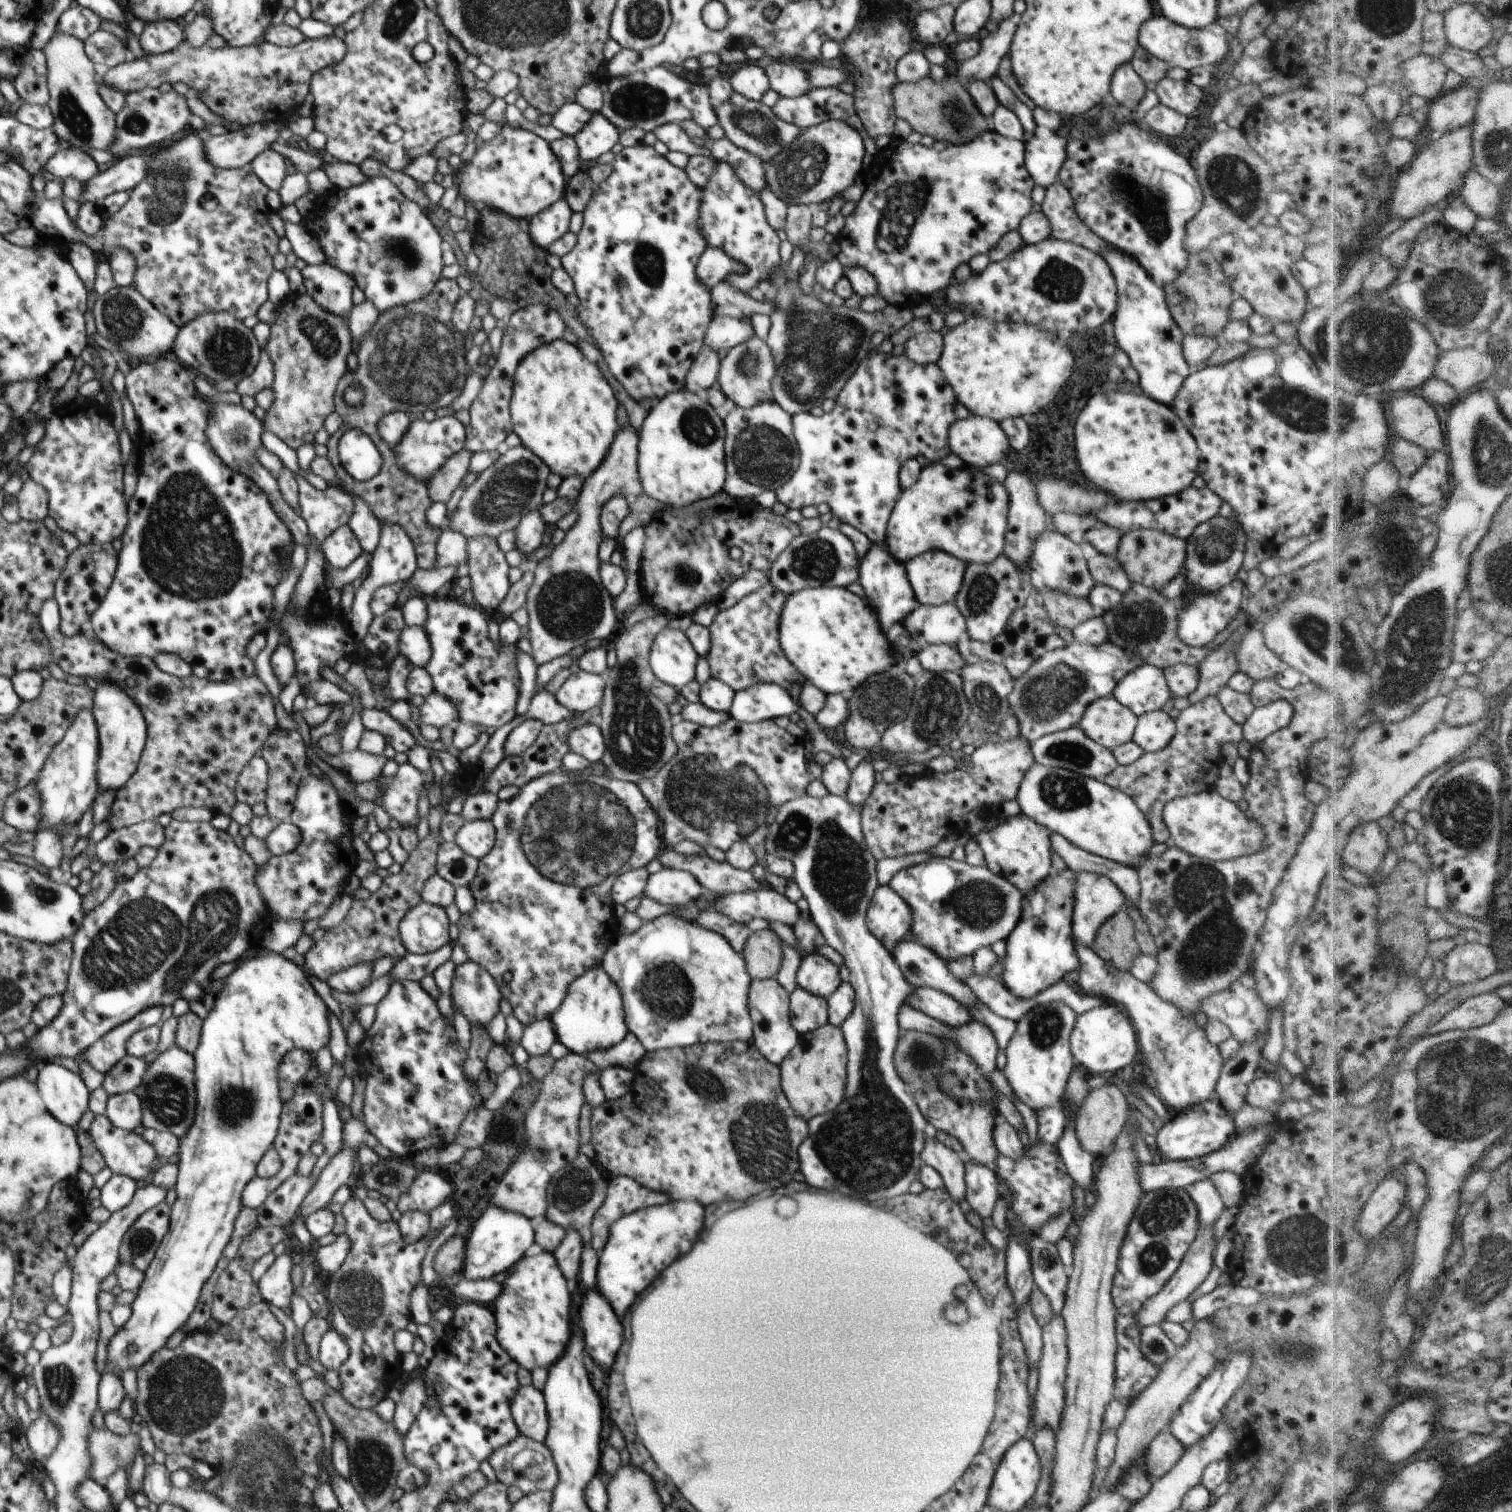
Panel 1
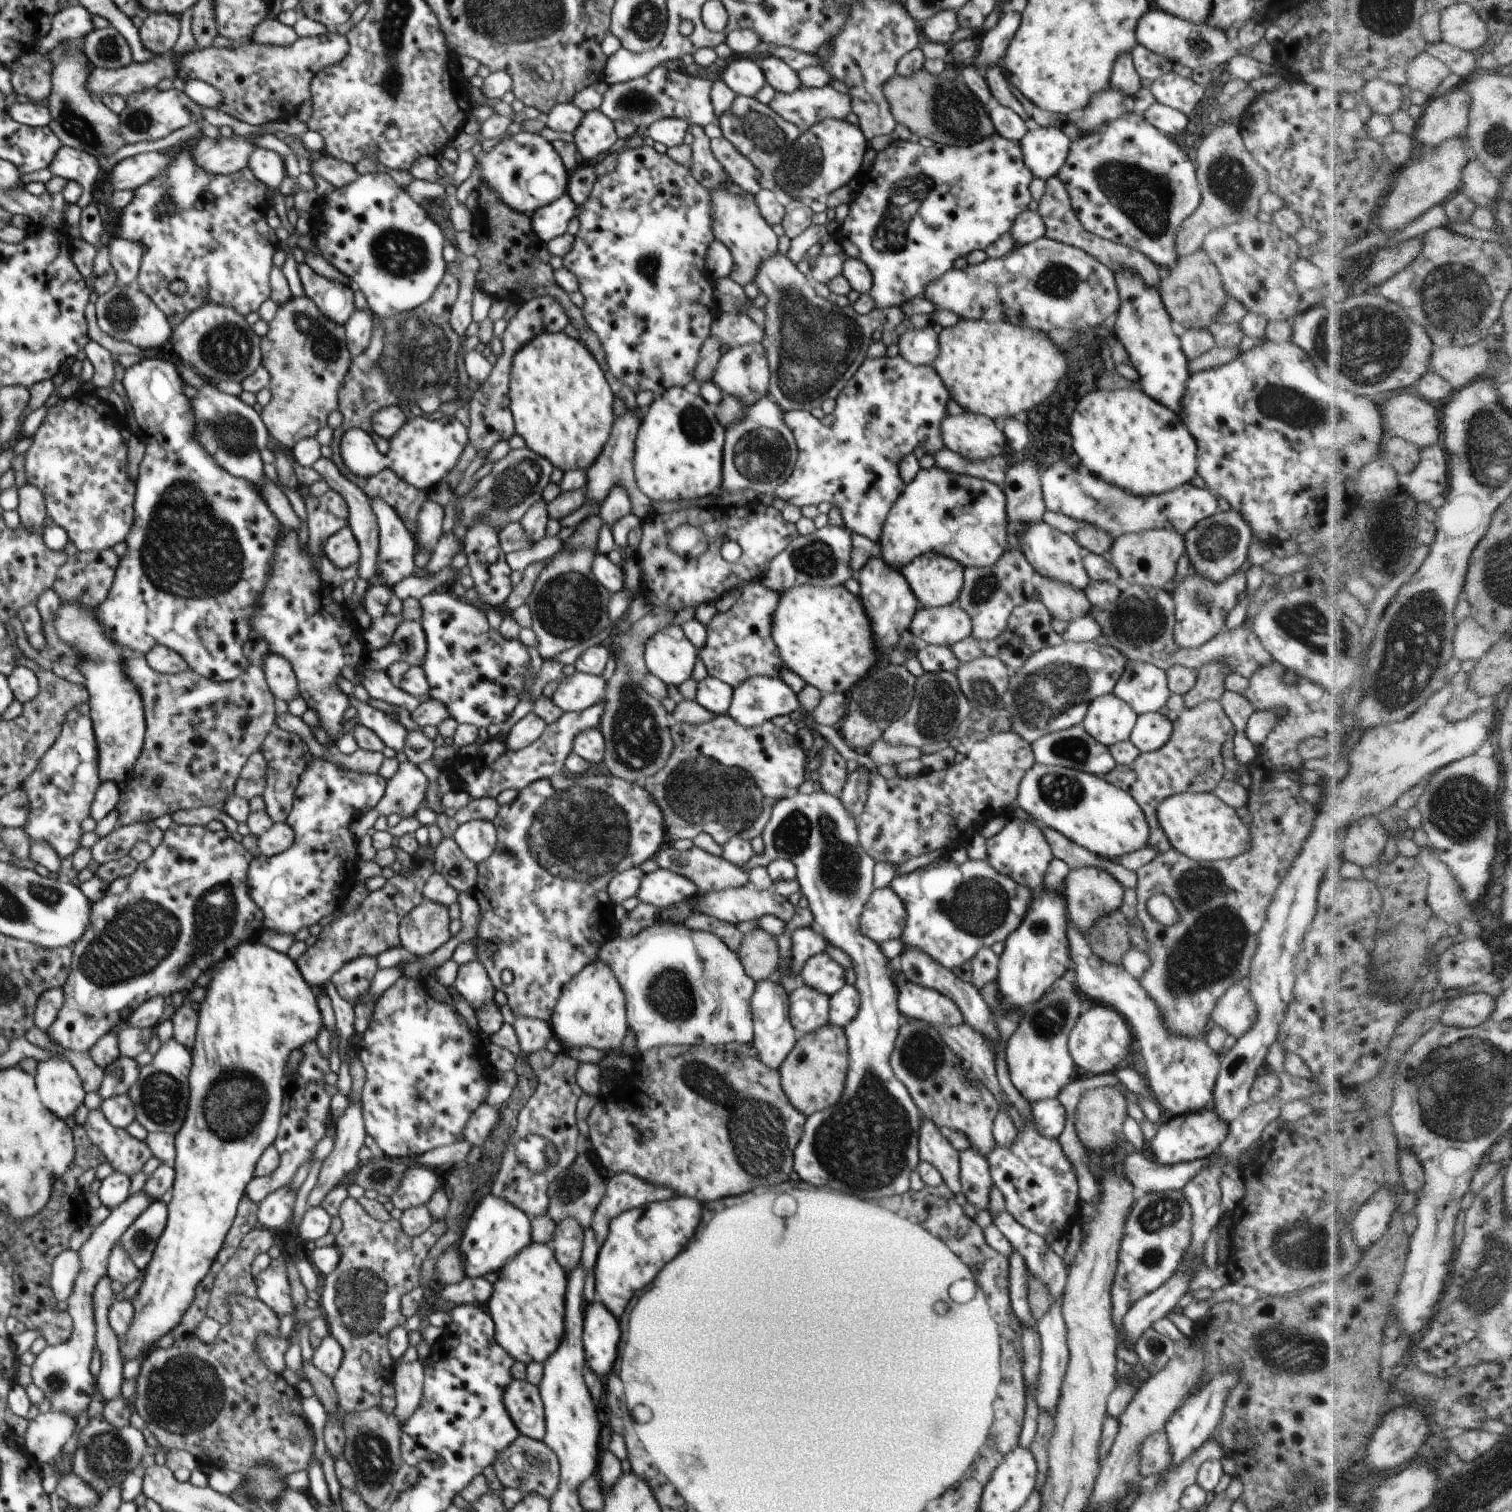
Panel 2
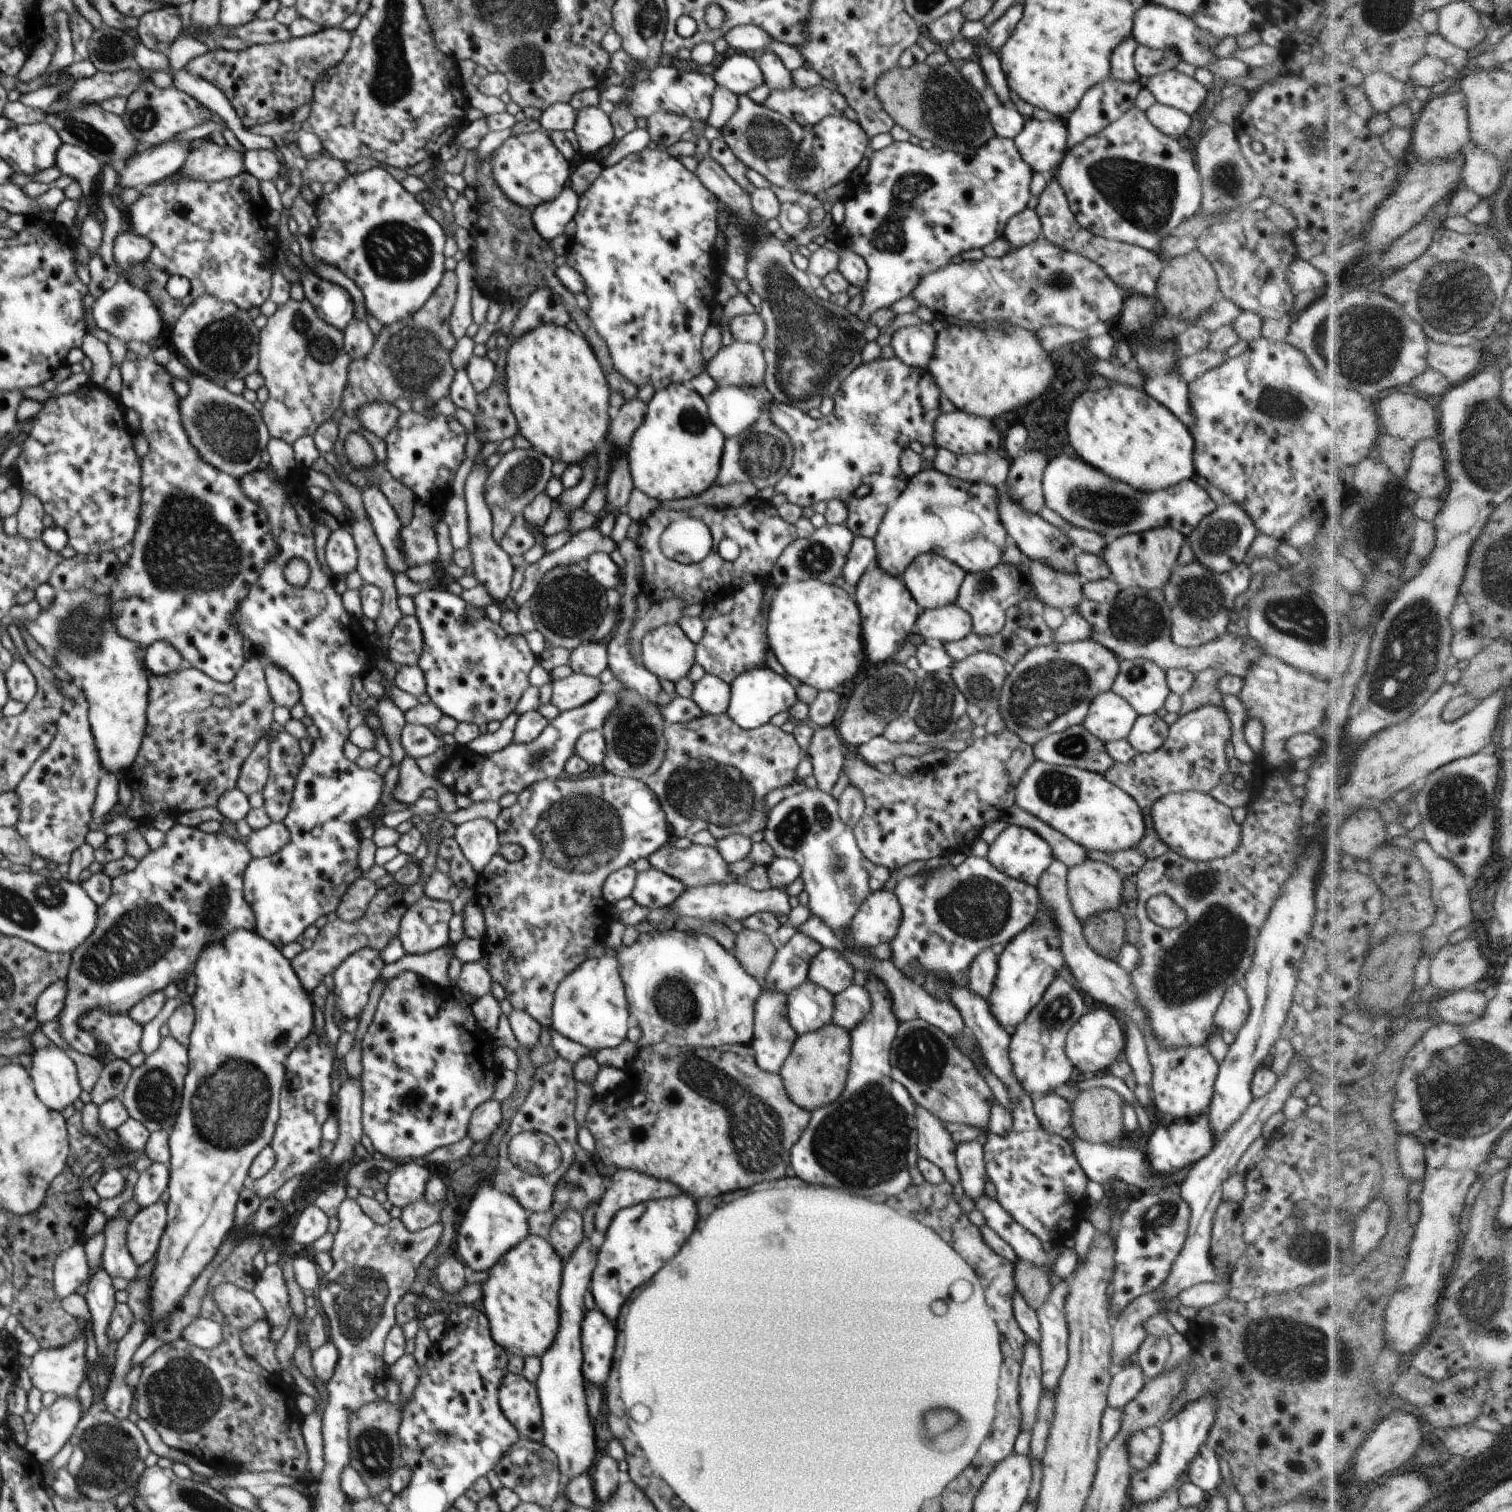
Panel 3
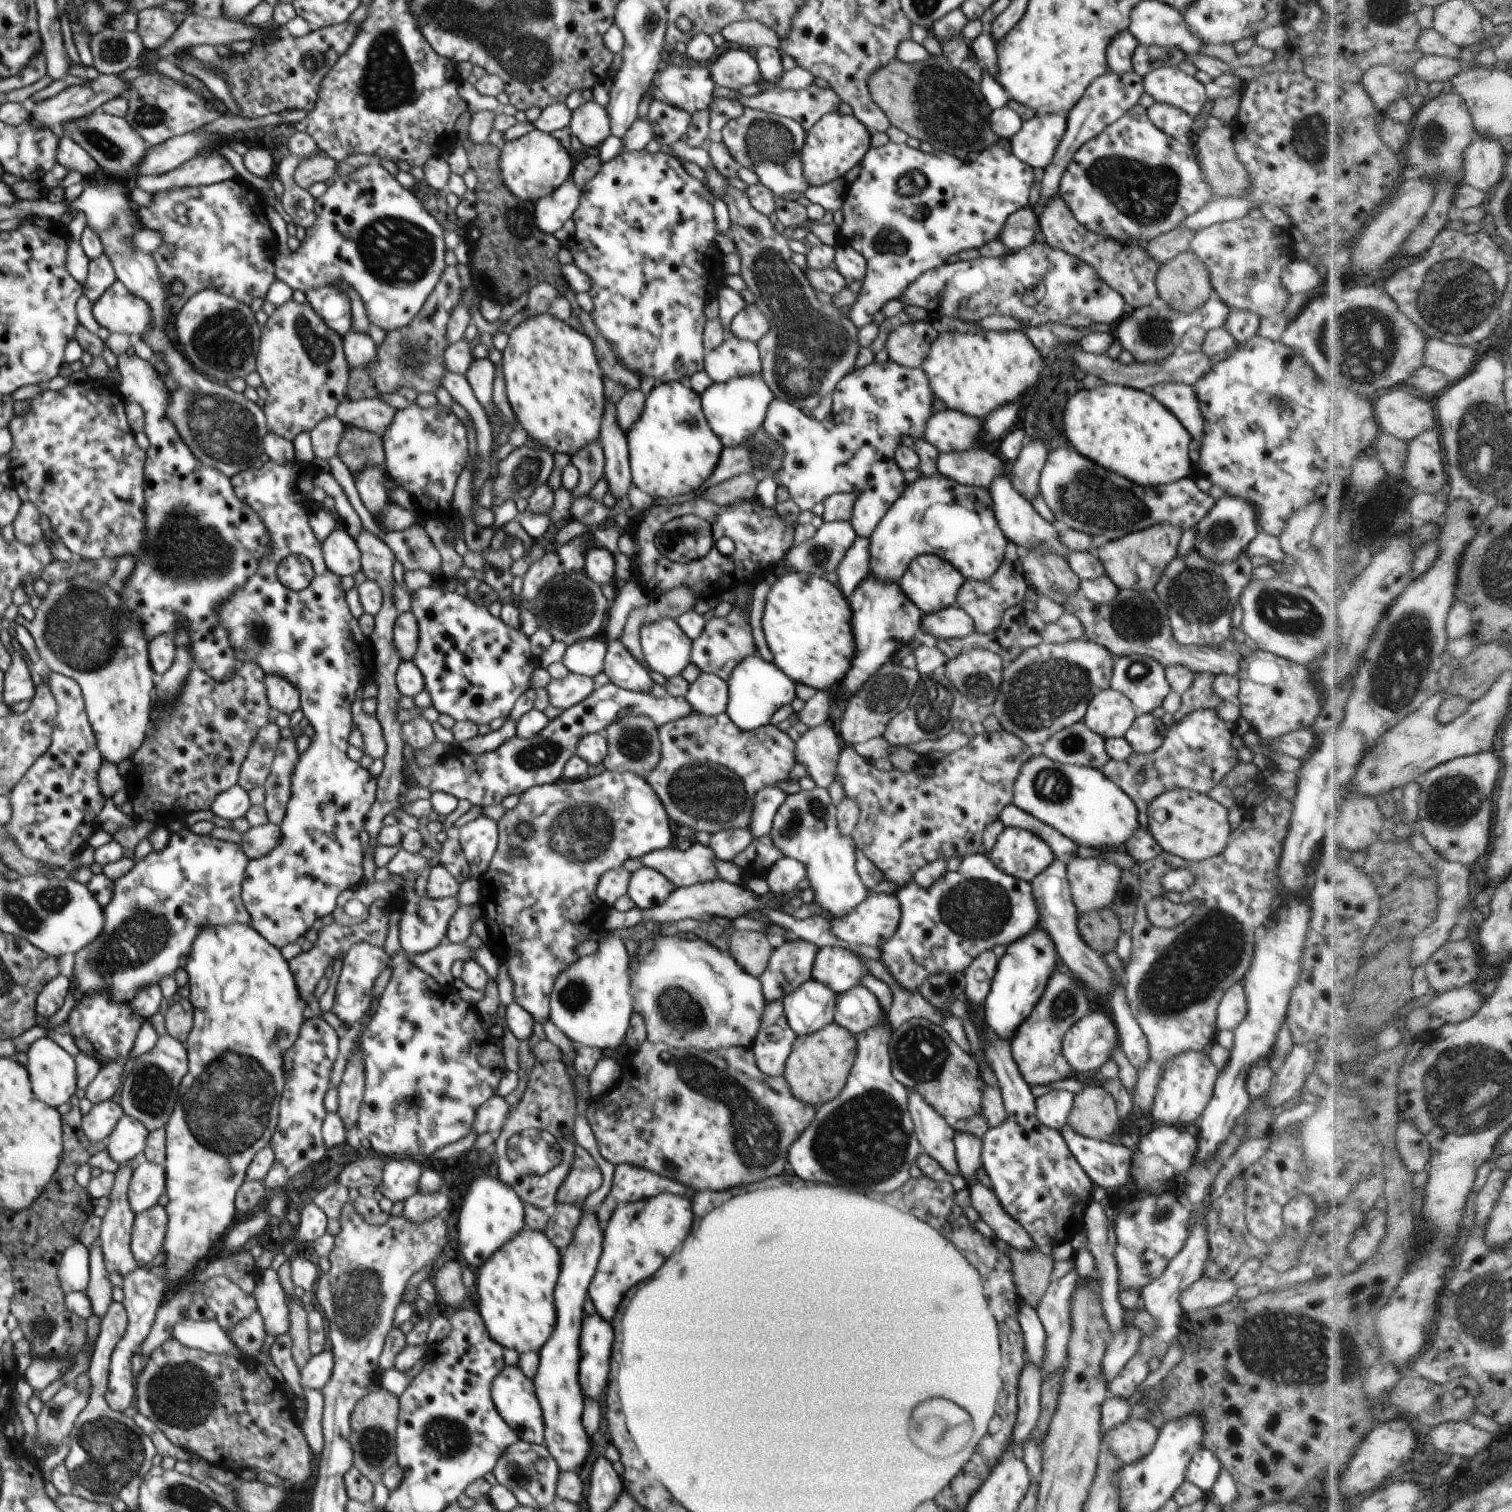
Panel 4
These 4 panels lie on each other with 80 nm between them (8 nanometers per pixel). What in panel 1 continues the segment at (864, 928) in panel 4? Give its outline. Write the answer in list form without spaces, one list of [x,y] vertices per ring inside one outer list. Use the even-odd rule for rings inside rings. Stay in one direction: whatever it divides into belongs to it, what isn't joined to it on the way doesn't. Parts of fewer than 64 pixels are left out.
[[[879,884],[870,901],[866,922],[868,930],[879,938],[887,949],[891,950],[895,943],[911,931],[913,914],[909,904],[889,884]]]

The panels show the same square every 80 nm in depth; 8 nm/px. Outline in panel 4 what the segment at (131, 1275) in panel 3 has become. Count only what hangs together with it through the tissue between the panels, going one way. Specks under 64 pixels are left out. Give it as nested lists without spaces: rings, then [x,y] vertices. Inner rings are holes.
[[[126,1163],[120,1164],[120,1168],[114,1173],[115,1183],[108,1196],[111,1201],[111,1206],[102,1218],[103,1221],[100,1234],[95,1237],[102,1249],[106,1270],[109,1274],[112,1274],[112,1272],[118,1272],[118,1274],[121,1274],[123,1277],[125,1277],[130,1271],[139,1267],[131,1251],[131,1234],[136,1215],[129,1205],[128,1198],[132,1173],[133,1169],[130,1168],[130,1166],[127,1166]]]

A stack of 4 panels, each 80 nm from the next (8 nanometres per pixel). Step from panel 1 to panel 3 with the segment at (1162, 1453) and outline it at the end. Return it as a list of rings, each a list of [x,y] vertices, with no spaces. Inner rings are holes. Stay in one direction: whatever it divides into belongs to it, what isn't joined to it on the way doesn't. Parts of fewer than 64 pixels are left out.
[[[1160,1425],[1135,1432],[1129,1440],[1129,1463],[1134,1472],[1140,1472],[1156,1462],[1161,1447]]]

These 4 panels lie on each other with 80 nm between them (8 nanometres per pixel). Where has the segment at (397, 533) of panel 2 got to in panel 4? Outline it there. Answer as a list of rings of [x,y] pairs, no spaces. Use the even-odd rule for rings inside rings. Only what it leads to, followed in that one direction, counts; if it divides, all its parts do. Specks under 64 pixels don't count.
[[[378,464],[376,467],[366,467],[358,475],[352,475],[361,501],[378,521],[381,512],[389,505],[388,492],[384,486],[386,474]]]

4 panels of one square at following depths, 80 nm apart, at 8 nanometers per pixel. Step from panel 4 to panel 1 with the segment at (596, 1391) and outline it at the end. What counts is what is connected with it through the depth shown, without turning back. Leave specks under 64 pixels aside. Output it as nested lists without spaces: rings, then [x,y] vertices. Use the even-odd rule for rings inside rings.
[[[596,1288],[588,1289],[583,1296],[579,1315],[584,1331],[585,1352],[598,1366],[608,1368],[614,1364],[617,1350],[622,1344],[622,1324],[611,1302]]]

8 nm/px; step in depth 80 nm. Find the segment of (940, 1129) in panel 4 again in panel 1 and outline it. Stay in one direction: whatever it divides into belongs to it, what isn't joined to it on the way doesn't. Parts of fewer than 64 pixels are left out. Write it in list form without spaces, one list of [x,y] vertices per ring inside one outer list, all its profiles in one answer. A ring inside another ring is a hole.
[[[925,1136],[921,1159],[941,1174],[943,1186],[958,1204],[966,1198],[965,1160],[935,1137]]]

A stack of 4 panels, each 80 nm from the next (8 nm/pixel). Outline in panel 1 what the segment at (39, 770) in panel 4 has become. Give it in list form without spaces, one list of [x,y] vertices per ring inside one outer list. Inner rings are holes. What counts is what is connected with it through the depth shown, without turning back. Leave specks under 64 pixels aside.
[[[84,709],[67,730],[62,741],[52,750],[44,770],[34,785],[41,792],[41,830],[58,829],[62,835],[63,848],[70,852],[78,840],[77,824],[82,815],[94,804],[99,794],[97,762],[99,759],[99,734],[93,712]]]

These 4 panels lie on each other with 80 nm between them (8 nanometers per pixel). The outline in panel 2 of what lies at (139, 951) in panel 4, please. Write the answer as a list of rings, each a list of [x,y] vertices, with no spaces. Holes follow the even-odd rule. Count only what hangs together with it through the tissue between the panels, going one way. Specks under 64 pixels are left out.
[[[172,823],[164,832],[161,843],[153,849],[149,860],[145,860],[137,866],[137,869],[128,876],[117,878],[109,884],[107,893],[95,903],[91,903],[91,918],[88,930],[72,946],[71,976],[63,986],[64,1002],[56,1020],[46,1030],[48,1038],[64,1050],[77,1053],[88,1053],[89,1050],[104,1037],[106,1033],[112,1033],[113,1027],[126,1022],[127,1018],[148,999],[162,997],[170,1001],[174,992],[189,994],[196,987],[198,976],[209,970],[216,963],[229,957],[240,943],[258,940],[264,931],[263,914],[260,907],[252,900],[248,892],[247,876],[253,855],[250,854],[242,843],[234,841],[232,835],[226,830],[212,831],[206,825],[179,825]]]

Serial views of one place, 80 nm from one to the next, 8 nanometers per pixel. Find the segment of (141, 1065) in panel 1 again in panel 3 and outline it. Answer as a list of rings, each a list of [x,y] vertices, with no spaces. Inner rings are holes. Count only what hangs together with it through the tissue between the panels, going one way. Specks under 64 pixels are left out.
[[[108,1058],[104,1062],[100,1078],[90,1092],[91,1102],[100,1106],[107,1100],[122,1098],[133,1068],[127,1060]]]

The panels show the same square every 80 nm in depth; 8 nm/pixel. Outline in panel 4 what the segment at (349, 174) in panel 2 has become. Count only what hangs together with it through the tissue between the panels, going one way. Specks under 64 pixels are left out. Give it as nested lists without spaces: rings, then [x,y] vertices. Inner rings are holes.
[[[318,151],[300,162],[293,177],[303,189],[308,190],[315,182],[326,182],[330,178],[335,180],[338,176],[337,161]]]

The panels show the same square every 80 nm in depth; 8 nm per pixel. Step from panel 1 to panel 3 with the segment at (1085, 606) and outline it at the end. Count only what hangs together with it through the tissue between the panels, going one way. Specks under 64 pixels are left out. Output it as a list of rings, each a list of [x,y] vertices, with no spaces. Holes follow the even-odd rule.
[[[1043,562],[1030,563],[1033,597],[1038,598],[1045,605],[1058,608],[1065,614],[1076,612],[1076,608],[1085,599],[1083,580],[1079,576],[1054,570]]]

